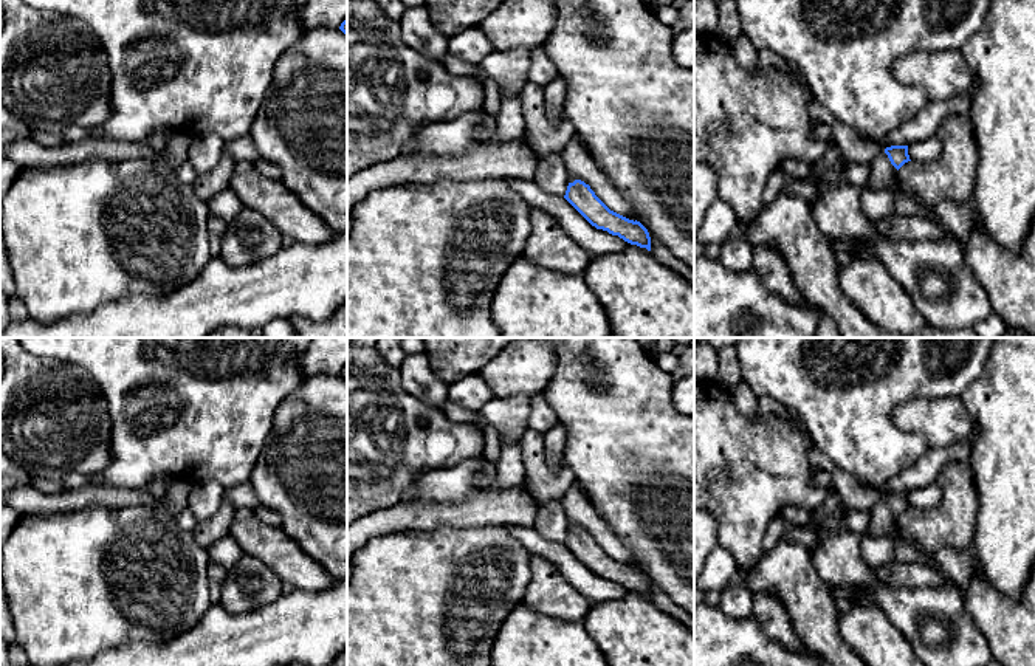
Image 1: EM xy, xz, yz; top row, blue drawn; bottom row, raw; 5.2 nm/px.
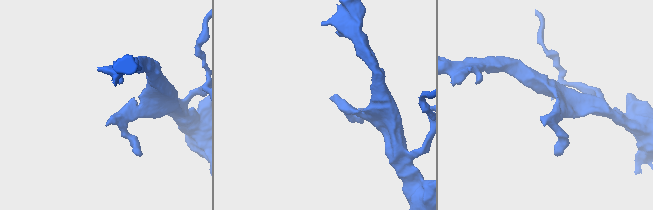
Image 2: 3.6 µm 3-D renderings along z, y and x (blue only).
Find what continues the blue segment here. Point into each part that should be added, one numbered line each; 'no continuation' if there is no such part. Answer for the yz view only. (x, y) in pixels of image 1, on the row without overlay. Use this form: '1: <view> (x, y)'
1: yz (883, 521)

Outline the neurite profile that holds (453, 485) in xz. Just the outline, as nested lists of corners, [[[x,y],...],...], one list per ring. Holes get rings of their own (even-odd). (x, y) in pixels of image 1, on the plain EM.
[[[483,454],[474,458],[460,462],[448,469],[435,469],[420,475],[414,483],[415,496],[409,502],[400,503],[415,503],[415,502],[435,502],[435,503],[462,503],[477,491],[476,485],[477,475],[488,465],[493,465]]]

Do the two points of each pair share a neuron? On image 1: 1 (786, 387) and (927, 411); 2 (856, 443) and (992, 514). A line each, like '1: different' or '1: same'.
1: different
2: different

